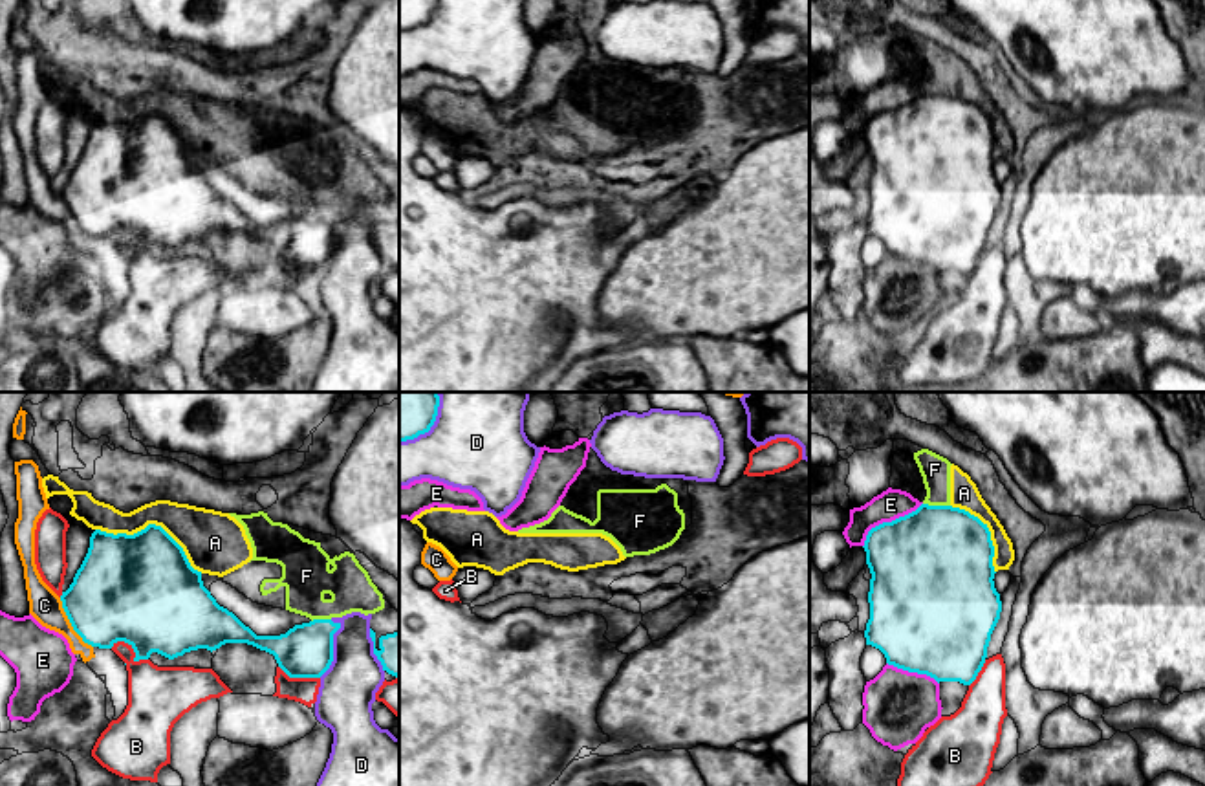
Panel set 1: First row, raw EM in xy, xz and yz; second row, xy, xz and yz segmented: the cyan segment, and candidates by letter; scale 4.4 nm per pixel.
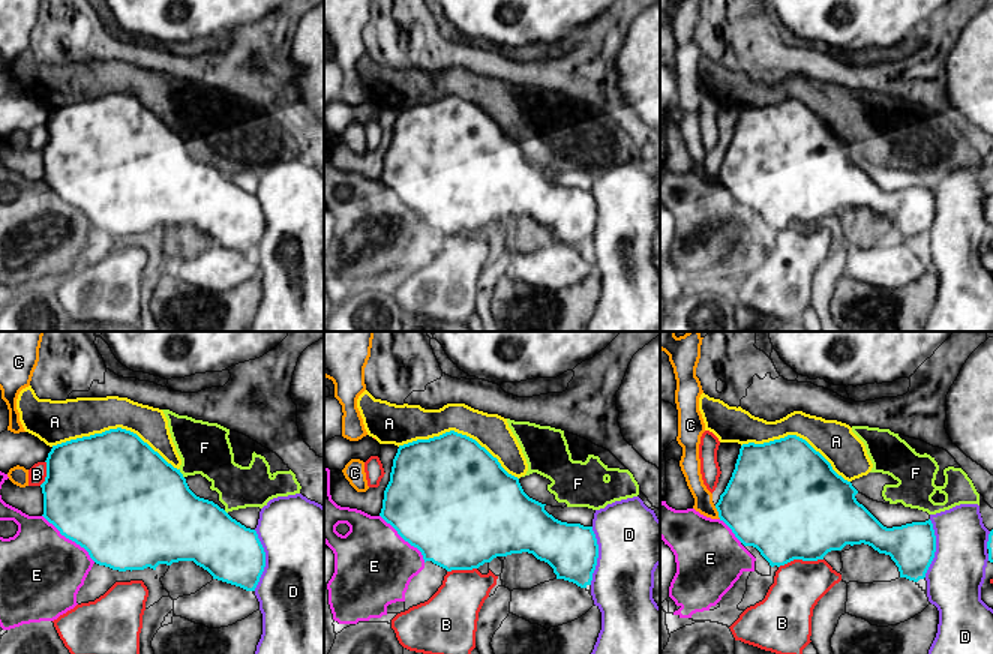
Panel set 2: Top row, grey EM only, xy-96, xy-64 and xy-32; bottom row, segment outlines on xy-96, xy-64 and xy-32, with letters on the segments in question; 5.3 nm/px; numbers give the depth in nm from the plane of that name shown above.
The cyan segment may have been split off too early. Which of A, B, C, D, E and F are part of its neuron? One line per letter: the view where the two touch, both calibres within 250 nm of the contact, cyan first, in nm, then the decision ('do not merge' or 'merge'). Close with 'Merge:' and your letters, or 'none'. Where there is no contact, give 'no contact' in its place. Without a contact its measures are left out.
A: meets cyan in xy; 420 nm thick on the cyan side, 240 nm on the other; do not merge
B: meets cyan in xy; 460 nm thick on the cyan side, 280 nm on the other; do not merge
C: meets cyan in xy; 420 nm thick on the cyan side, 140 nm on the other; do not merge
D: meets cyan in xy; 240 nm thick on the cyan side, 240 nm on the other; do not merge
E: meets cyan in yz; 480 nm thick on the cyan side, 140 nm on the other; do not merge
F: meets cyan in yz; 500 nm thick on the cyan side, 130 nm on the other; do not merge
Merge: none

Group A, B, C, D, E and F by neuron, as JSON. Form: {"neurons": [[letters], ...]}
{"neurons": [["A", "F"], ["B"], ["C"], ["D"], ["E"]]}

